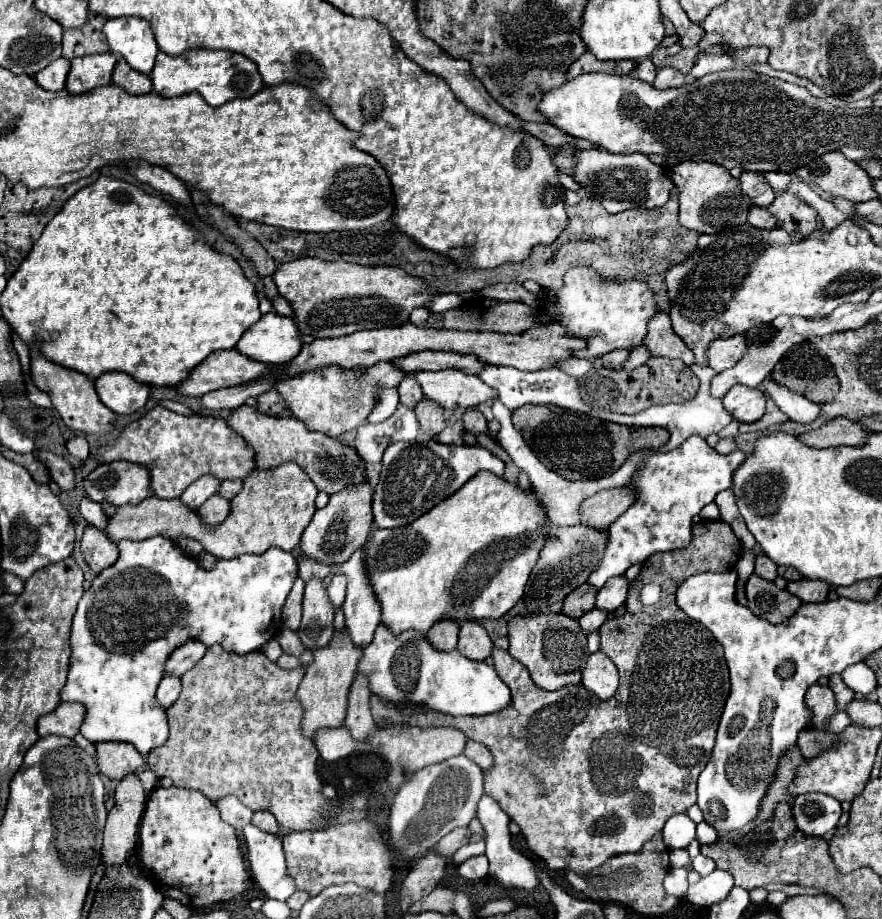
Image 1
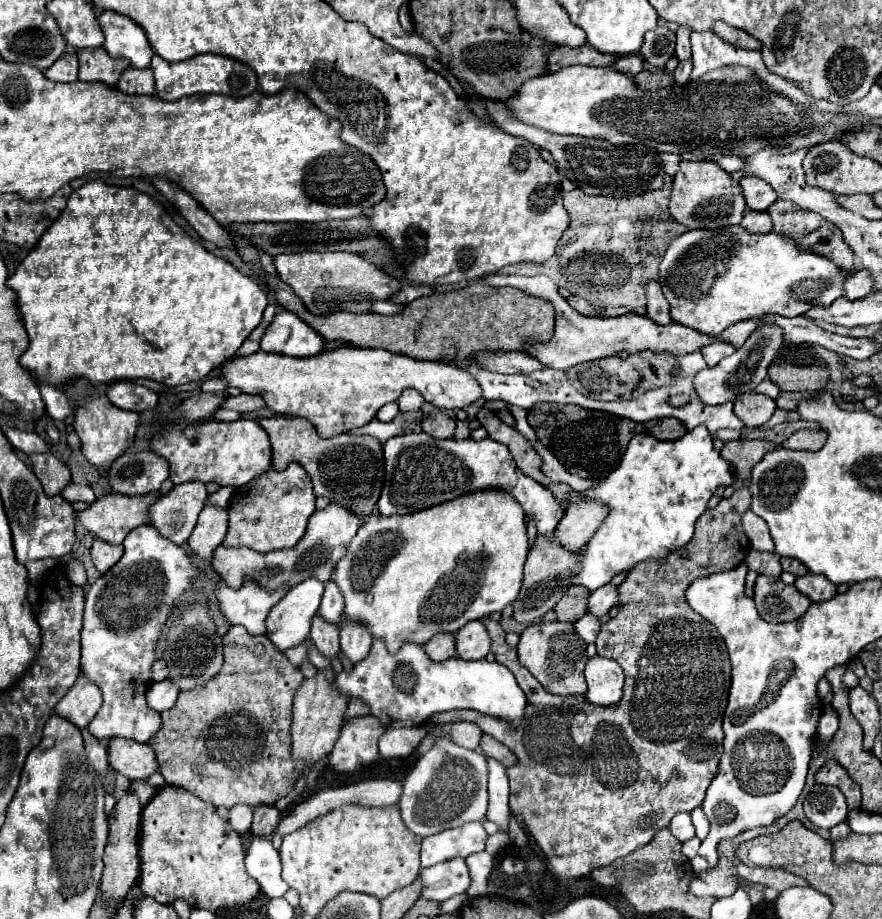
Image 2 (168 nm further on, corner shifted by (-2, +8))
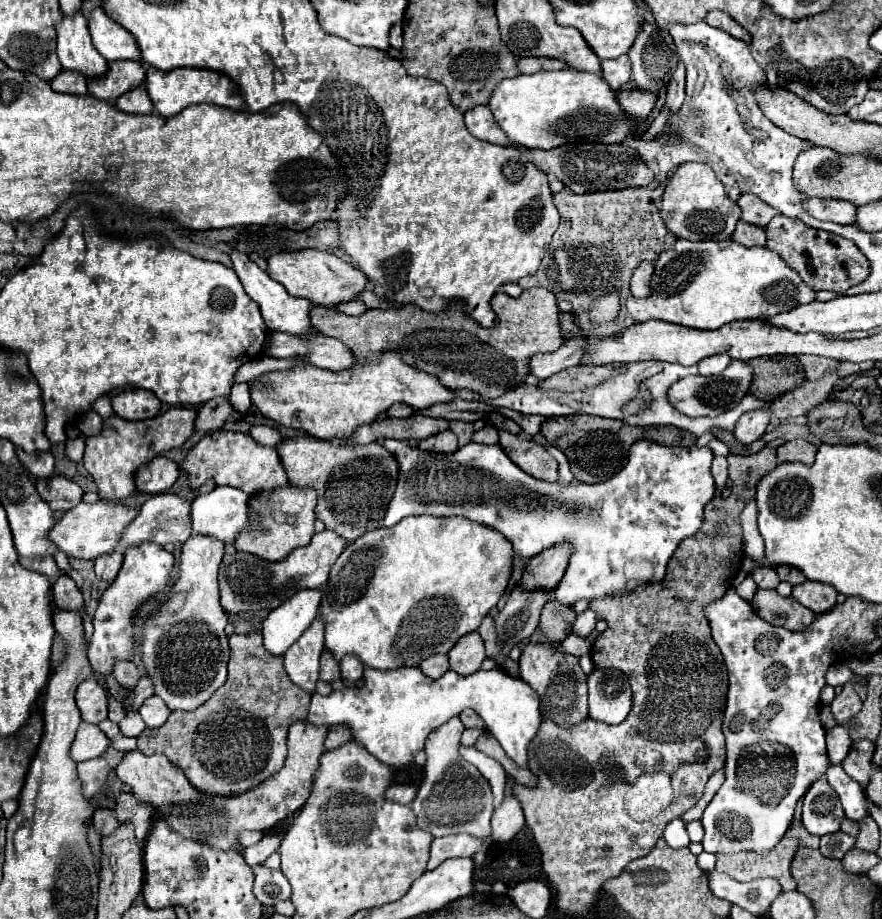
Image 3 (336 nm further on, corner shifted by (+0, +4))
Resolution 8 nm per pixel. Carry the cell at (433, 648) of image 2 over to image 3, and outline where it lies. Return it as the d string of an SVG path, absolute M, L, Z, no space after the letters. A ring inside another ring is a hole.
M436 654L436 656L430 656L428 660L424 660L422 664L420 664L420 670L432 680L432 678L440 678L442 674L446 674L448 672L448 656L446 654Z

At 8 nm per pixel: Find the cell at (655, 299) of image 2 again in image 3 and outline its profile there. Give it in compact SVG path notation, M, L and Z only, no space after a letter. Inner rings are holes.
M642 262L634 270L632 280L630 280L632 296L636 296L636 298L650 296L650 276L652 276L652 272L654 272L654 264L650 264L650 262Z

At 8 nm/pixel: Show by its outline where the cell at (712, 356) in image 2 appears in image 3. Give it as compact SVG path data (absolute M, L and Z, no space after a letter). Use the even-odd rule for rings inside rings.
M726 354L708 356L708 358L704 358L704 360L698 362L698 372L702 376L714 376L714 374L720 374L730 362L732 362L732 358L726 356Z

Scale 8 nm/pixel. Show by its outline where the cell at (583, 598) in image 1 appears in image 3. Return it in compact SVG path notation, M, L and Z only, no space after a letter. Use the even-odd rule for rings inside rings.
M550 600L542 608L540 630L546 634L548 642L562 642L572 632L574 620L576 620L576 614L572 608L562 606L556 600Z

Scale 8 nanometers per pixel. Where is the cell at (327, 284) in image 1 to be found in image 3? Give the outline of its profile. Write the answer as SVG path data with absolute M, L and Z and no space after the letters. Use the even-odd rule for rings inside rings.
M296 250L280 252L268 258L268 274L280 282L290 296L308 298L316 306L336 306L340 302L354 300L368 284L368 278L352 264L340 260L338 256L322 250Z

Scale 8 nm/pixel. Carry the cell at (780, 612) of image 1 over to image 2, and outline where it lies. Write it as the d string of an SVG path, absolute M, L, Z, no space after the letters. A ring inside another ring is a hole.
M758 576L754 586L754 602L758 614L766 622L798 620L810 606L810 600L798 592L796 586L788 586L780 578L772 576Z

